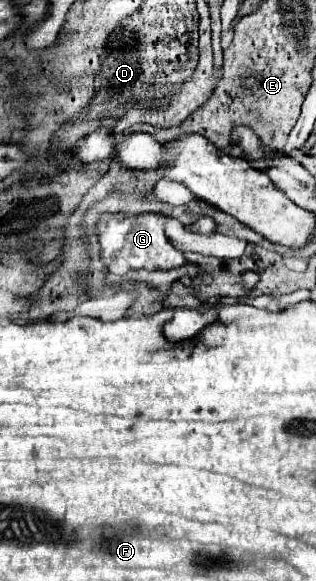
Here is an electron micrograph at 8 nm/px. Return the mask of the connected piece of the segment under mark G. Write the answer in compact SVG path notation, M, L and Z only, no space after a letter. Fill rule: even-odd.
M100 213L96 223L96 235L100 243L100 259L104 267L110 267L114 261L126 261L130 269L144 269L156 265L156 269L168 271L186 263L184 253L174 249L170 239L164 233L164 225L170 217L160 213L142 213L118 219L114 213Z

